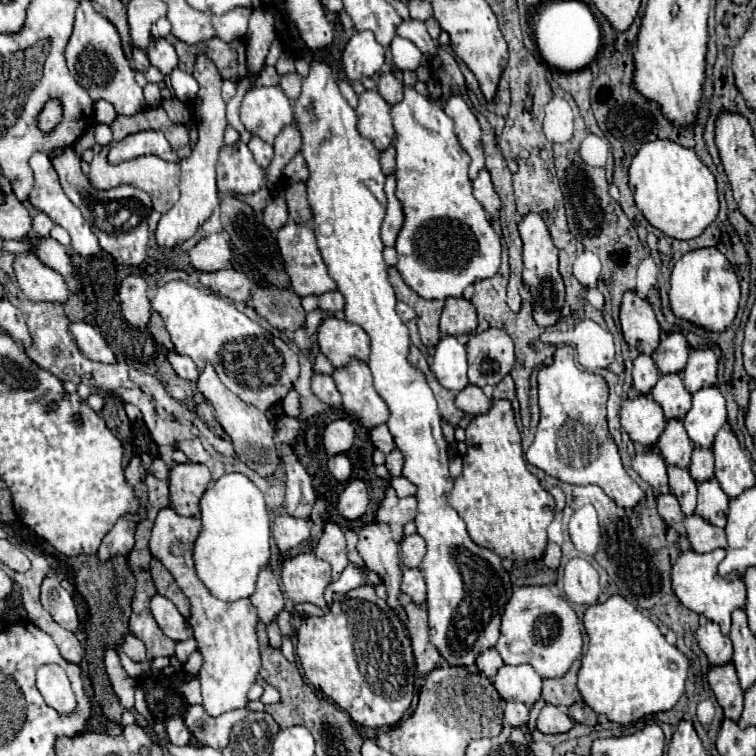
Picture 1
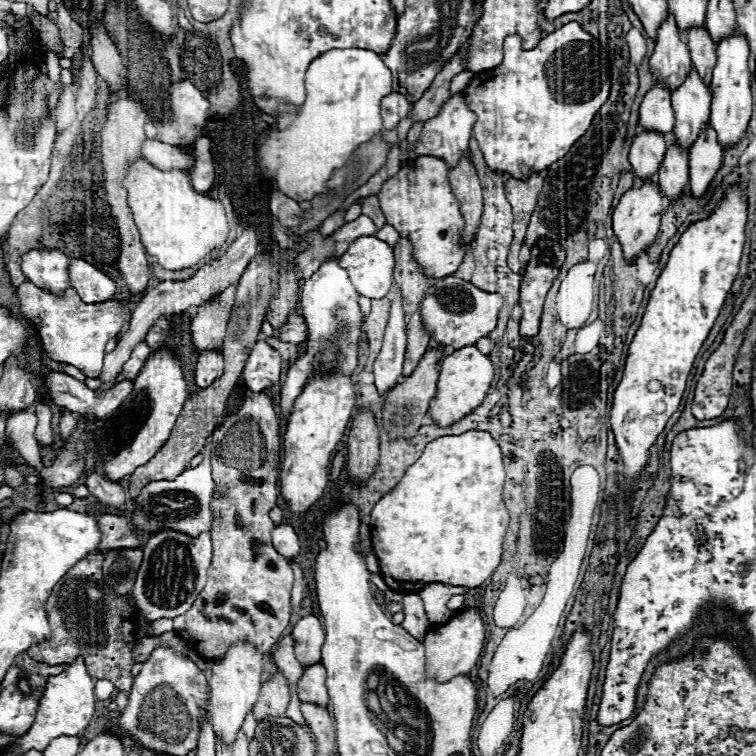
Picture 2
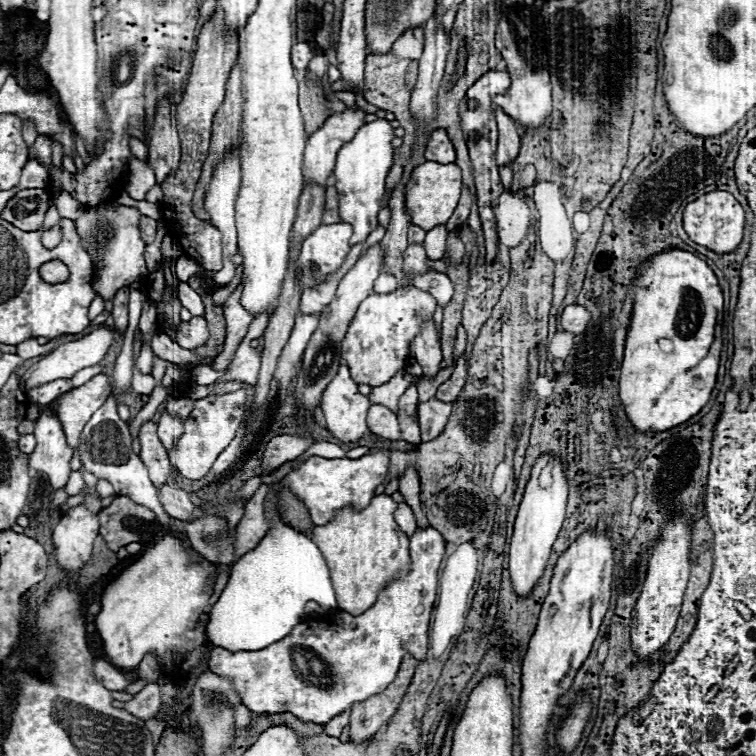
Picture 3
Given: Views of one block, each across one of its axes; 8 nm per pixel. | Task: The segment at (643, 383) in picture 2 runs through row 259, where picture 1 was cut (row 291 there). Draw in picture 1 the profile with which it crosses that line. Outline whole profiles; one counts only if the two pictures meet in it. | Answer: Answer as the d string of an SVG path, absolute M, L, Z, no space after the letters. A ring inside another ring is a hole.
M698 248L684 254L670 276L670 308L678 318L690 320L706 330L720 332L732 324L740 302L740 282L728 258L716 248Z

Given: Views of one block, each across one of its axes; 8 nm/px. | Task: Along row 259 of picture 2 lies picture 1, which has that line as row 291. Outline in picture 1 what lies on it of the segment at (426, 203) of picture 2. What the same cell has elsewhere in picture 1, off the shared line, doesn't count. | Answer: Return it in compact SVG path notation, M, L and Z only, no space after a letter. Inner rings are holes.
M404 86L404 98L392 106L390 114L396 128L396 196L404 210L404 224L396 238L396 268L404 282L426 300L446 300L450 296L458 298L466 286L476 280L492 278L498 272L502 252L500 236L494 232L486 210L472 194L472 180L468 178L470 156L458 140L452 118L448 118L440 106L432 104L412 86Z

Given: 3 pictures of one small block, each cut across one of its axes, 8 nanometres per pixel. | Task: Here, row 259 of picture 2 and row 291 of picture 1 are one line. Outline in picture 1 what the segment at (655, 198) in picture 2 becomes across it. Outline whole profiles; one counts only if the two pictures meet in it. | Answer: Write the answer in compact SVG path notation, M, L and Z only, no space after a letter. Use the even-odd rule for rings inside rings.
M628 290L620 306L620 324L628 346L638 348L638 352L644 354L652 354L656 350L660 340L660 324L652 304L646 298L640 298L636 292Z

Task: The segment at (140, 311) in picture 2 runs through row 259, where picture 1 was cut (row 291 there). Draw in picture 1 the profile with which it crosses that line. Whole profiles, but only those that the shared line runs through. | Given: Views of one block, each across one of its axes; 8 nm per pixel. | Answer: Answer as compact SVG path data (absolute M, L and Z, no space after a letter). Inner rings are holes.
M218 270L218 272L210 272L210 274L202 274L200 282L204 286L208 286L210 290L236 300L236 302L248 302L252 296L252 286L250 280L246 278L246 274L238 272L238 270Z

